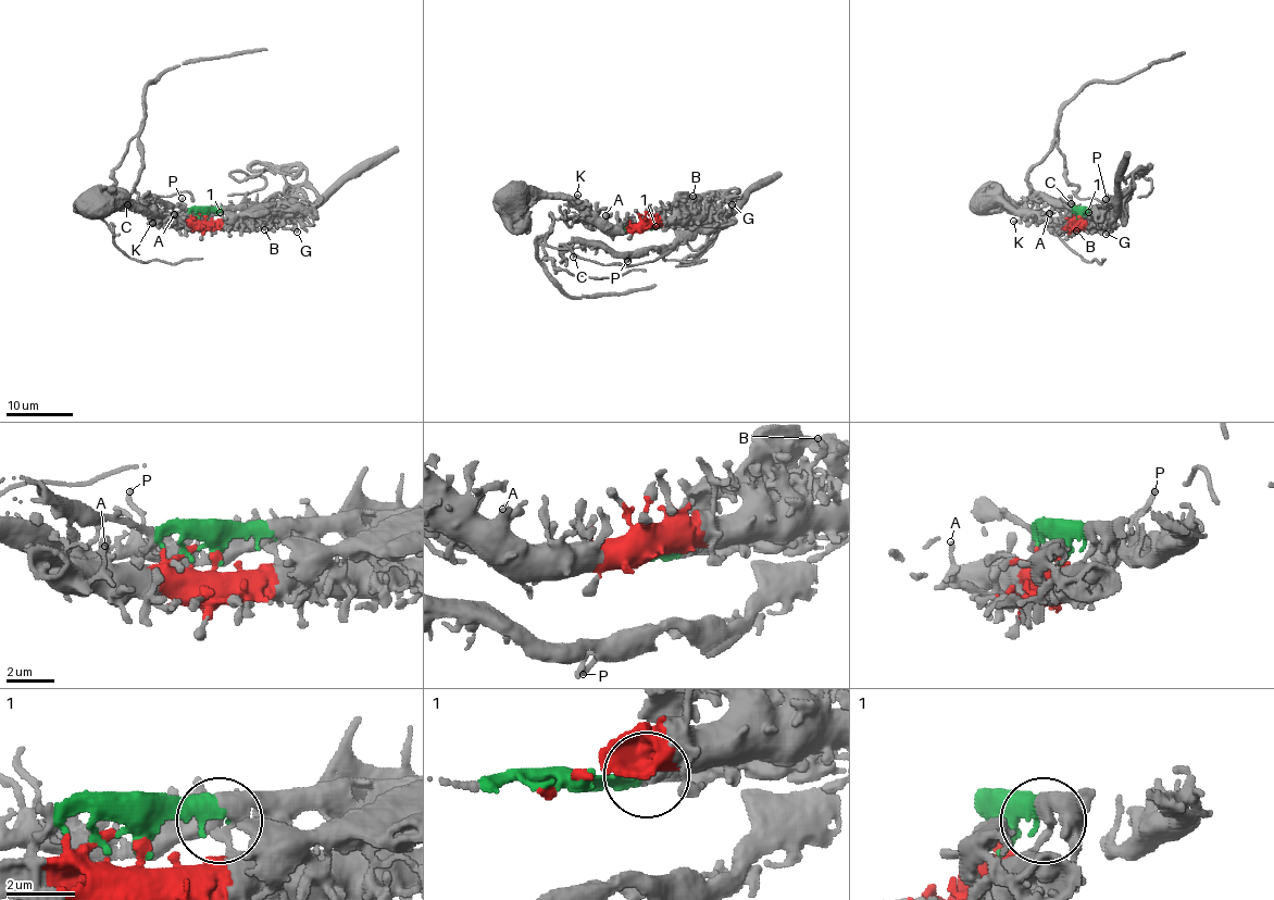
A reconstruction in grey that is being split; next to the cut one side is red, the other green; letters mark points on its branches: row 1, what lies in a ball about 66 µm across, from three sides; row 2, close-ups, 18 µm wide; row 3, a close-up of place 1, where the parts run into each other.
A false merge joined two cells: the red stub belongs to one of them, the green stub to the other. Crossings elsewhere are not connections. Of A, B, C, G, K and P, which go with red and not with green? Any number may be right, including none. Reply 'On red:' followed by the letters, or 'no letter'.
On red: A, B, G, K

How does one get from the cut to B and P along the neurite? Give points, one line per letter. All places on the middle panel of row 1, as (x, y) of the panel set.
B: (642, 227), (662, 225), (670, 216), (684, 215), (690, 210), (694, 195)
P: (642, 228), (660, 225), (686, 226), (687, 229), (672, 247), (645, 248), (632, 254), (627, 261)

